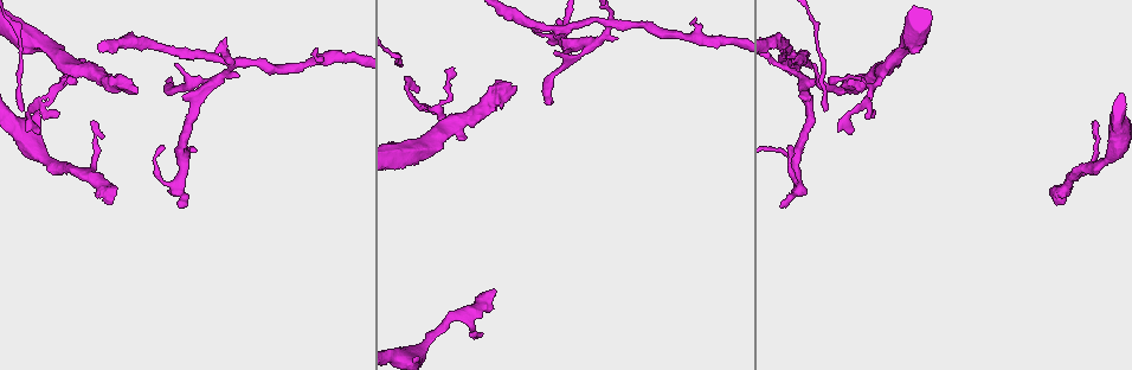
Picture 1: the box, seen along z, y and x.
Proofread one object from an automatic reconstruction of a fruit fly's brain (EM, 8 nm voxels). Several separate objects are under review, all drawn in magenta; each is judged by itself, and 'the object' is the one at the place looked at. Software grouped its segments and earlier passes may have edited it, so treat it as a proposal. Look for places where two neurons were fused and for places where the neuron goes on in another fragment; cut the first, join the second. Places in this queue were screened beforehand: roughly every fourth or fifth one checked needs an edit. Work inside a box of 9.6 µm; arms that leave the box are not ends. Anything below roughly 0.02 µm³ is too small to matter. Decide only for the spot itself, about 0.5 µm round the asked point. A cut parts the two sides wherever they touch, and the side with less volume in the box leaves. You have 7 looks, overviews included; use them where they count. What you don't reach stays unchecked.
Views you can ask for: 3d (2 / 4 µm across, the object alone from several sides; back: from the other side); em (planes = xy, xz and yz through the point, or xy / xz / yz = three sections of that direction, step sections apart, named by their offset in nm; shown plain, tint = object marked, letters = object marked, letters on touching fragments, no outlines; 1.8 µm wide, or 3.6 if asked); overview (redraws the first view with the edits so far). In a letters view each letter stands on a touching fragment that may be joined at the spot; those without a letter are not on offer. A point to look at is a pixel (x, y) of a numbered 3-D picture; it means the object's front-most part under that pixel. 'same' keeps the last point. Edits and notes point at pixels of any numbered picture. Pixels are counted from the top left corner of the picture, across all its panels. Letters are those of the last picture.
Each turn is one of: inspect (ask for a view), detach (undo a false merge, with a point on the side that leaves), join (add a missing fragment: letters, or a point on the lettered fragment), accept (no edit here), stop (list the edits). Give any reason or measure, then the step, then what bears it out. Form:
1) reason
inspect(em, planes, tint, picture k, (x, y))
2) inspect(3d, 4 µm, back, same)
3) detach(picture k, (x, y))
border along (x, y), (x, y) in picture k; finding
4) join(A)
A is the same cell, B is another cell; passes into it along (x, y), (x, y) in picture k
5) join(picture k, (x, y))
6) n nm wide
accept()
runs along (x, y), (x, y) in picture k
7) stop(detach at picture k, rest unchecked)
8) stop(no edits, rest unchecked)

branch stops here
inspect(3d, 2 µm, picture 1, (136, 90))

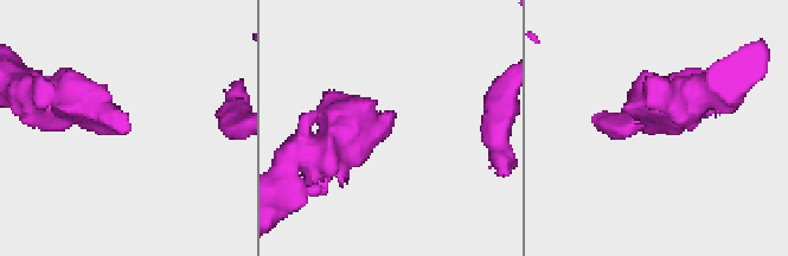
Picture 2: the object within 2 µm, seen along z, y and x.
inspect(em, planes, tint, picture 2, (126, 129))

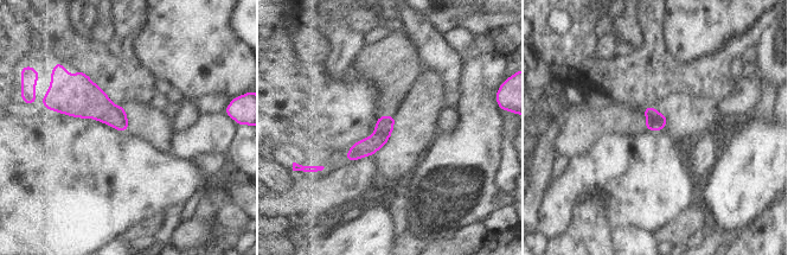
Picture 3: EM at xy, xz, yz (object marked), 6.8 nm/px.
inspect(em, planes, letters, same)

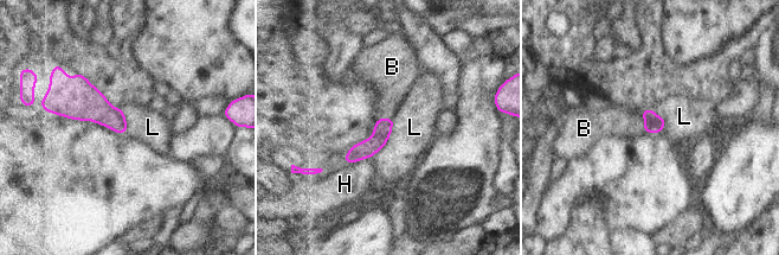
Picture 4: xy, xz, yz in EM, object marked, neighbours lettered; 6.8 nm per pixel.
join(B)
B is the same cell, H and L are other cells; the neuron continues

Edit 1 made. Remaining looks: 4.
redraw
inspect(overview)

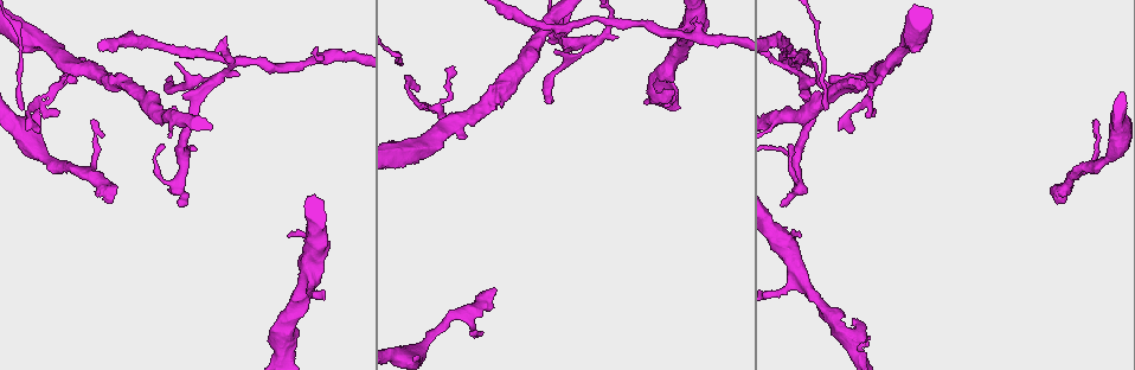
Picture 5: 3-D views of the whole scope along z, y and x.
branch stops here
inspect(3d, 4 µm, picture 5, (1097, 120))

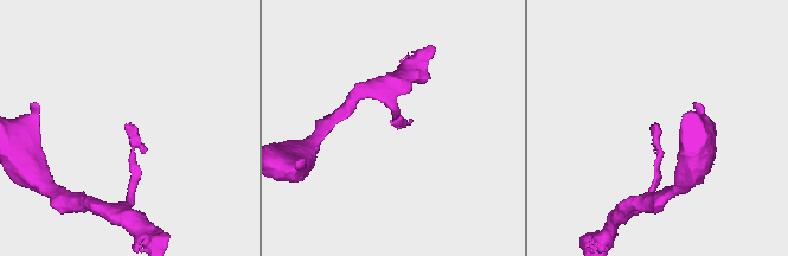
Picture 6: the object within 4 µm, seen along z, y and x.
now the EM
inspect(em, xy, step 4, letters, picture 6, (395, 121))

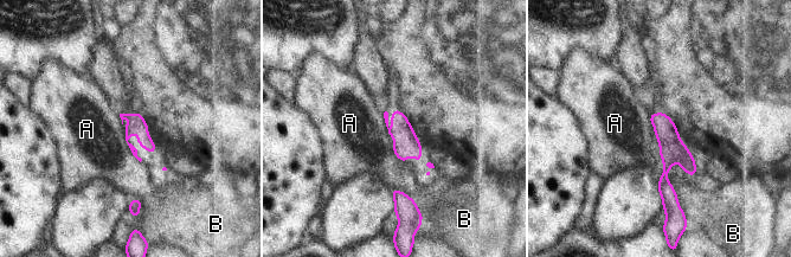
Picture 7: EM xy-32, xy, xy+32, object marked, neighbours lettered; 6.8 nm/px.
140 nm wide
accept()
A and B are other cells; runs along (661, 115), (664, 188), (671, 199) in picture 7; no lettered fragment goes on from it

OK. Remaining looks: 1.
inspect(em, planes, letters, picture 5, (494, 288))

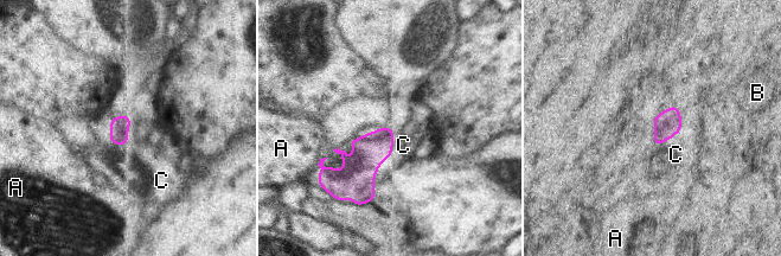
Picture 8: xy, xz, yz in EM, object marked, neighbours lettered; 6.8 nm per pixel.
C touches over 180 nm
join(C)
C is the same cell, A and B are other cells; passes into it along (370, 151), (392, 144), (403, 145) in picture 8; it goes on there

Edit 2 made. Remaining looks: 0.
stop(join at picture 4, join at picture 8, rest unchecked)

